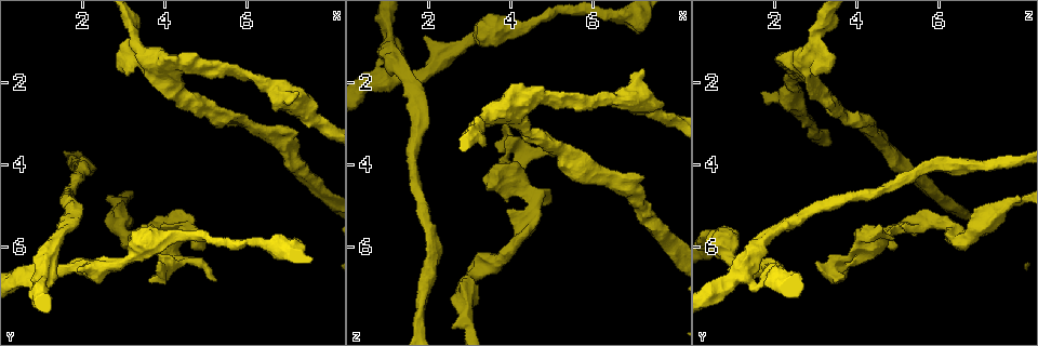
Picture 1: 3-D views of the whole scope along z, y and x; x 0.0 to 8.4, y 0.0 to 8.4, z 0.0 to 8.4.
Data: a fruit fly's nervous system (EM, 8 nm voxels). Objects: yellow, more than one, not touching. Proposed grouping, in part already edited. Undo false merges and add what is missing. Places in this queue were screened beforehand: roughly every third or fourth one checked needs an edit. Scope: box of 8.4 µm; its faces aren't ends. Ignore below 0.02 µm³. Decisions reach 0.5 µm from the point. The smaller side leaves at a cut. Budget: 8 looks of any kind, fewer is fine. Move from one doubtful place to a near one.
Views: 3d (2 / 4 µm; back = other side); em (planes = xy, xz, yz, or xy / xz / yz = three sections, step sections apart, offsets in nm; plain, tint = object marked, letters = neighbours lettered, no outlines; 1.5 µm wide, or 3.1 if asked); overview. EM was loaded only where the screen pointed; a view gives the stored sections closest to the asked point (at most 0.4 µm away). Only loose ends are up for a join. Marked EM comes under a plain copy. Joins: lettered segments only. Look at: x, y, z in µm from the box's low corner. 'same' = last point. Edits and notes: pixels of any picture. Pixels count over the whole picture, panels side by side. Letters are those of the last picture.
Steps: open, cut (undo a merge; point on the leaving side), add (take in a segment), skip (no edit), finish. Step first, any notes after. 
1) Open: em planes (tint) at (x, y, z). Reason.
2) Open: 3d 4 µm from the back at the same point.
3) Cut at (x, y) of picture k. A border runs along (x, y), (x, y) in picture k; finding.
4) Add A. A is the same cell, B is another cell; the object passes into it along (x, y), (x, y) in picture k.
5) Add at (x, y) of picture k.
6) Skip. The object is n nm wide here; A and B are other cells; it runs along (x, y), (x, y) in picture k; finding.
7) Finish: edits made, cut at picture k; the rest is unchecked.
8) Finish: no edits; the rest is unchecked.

Open: em planes (letters) at (4.95, 6.00, 4.90). An open end.

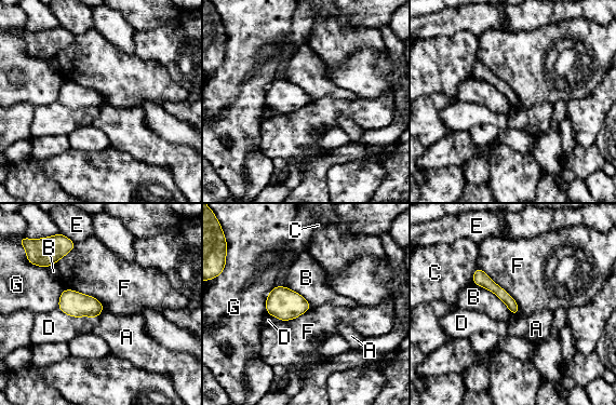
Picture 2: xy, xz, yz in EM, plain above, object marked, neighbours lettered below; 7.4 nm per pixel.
Skip. A, B, C, D, E, F and G are other cells; none of them fits.

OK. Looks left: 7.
Open: em planes (letters) at (3.90, 6.40, 3.05).

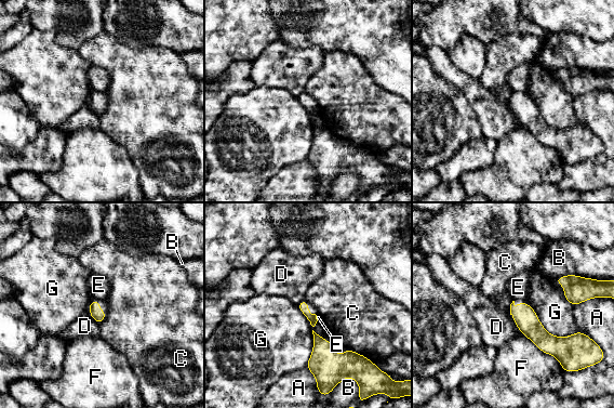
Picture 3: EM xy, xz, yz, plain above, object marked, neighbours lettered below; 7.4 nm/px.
Skip. A, B, C, D, E, F and G are other cells; a border runs along (345, 346), (363, 356) in picture 3; none of them fits.

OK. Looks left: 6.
Open: em xz step 4 (tint) at (2.90, 1.35, 3.40). Free end.

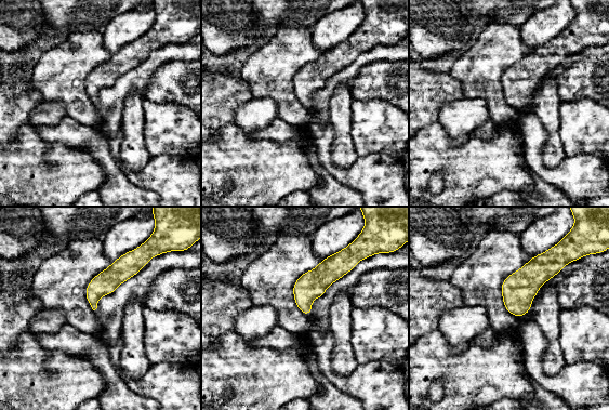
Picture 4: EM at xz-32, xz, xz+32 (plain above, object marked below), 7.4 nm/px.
Open: em yz step 8 (letters) at the same point.

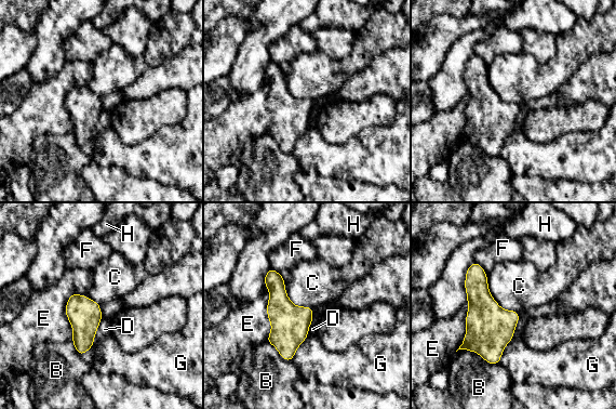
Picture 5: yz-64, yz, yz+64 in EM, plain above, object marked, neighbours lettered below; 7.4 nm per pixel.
Skip. The longest contact is with C, 380 nm; B, C, D, E, F, G and H are other cells; no lettered segment goes on from it.

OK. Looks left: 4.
Finish: no edits; the rest is unchecked.

